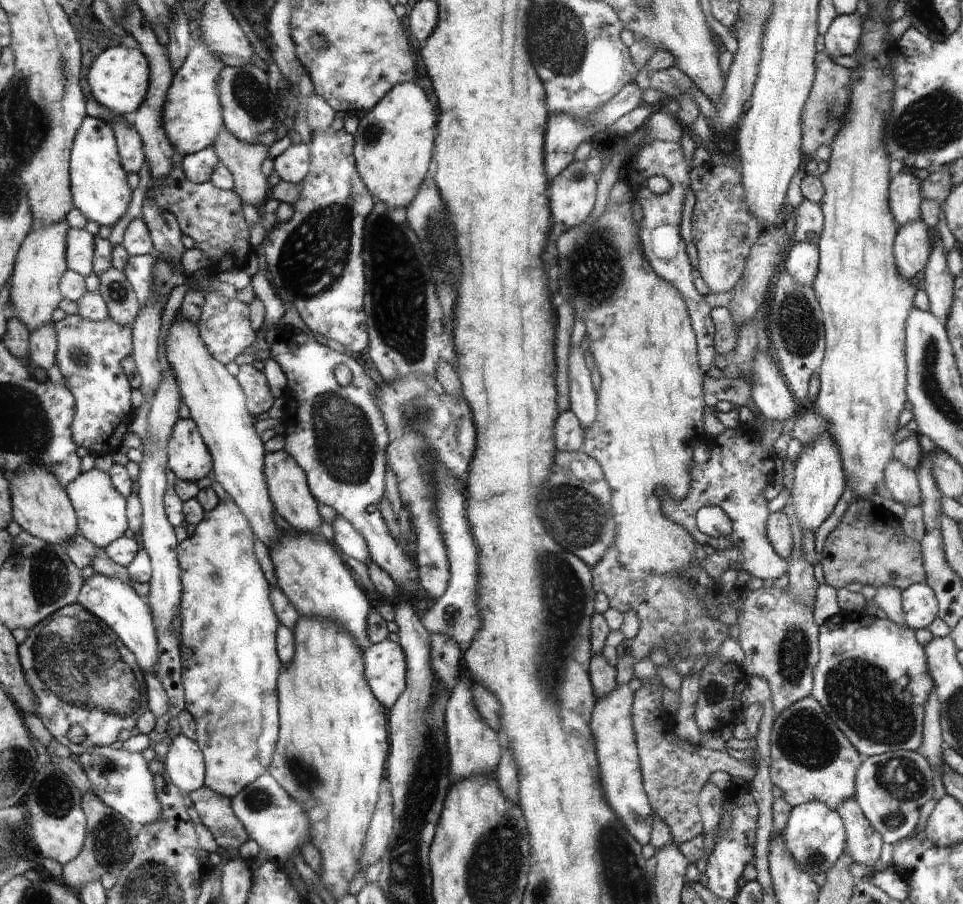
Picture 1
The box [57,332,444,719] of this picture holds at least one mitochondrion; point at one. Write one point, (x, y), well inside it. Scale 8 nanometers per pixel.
(344, 445)

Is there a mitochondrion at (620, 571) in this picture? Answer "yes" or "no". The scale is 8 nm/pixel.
no

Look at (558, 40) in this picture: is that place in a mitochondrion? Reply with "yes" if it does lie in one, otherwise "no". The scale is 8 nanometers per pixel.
yes

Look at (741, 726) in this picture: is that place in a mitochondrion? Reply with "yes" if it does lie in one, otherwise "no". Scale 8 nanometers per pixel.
no

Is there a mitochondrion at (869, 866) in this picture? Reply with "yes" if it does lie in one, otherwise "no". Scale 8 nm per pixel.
no

